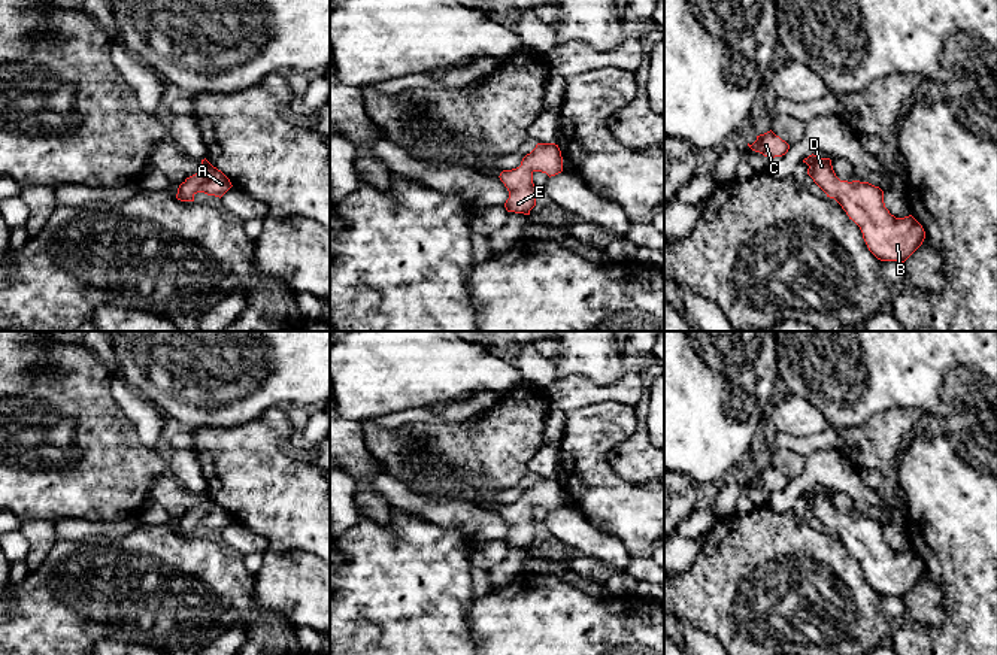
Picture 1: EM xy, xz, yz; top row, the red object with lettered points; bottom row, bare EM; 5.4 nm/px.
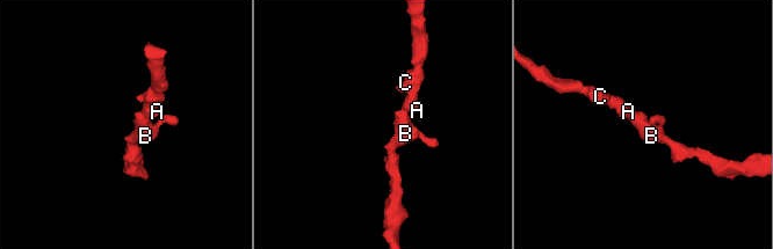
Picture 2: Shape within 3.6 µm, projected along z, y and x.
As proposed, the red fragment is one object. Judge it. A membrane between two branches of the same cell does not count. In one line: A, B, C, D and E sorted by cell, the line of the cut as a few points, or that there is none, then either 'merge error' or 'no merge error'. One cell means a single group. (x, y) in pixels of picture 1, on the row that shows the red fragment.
A B C D E | no cut | no merge error

